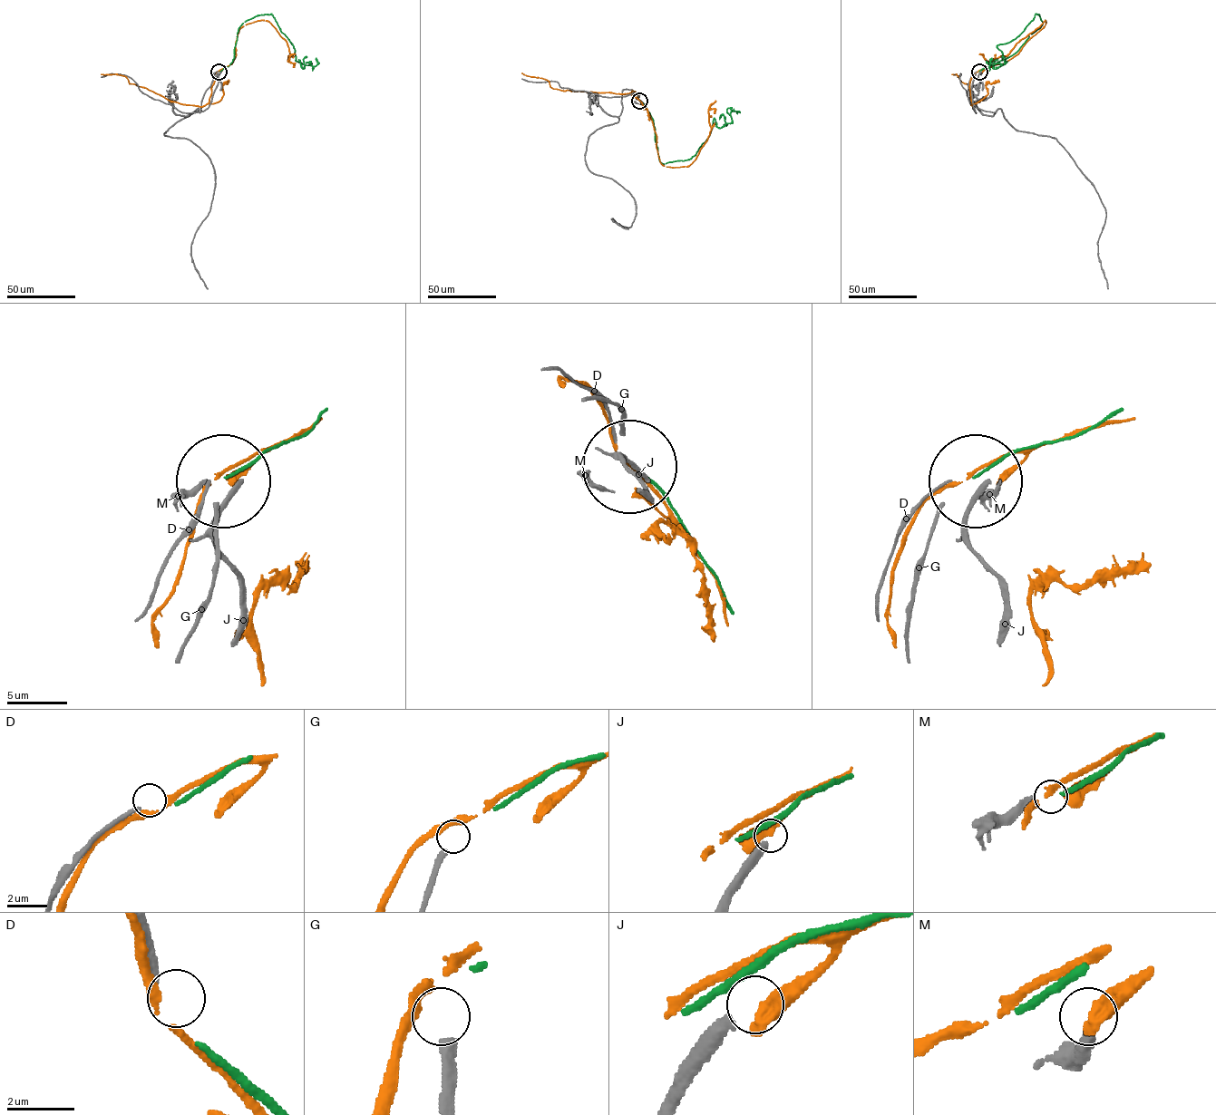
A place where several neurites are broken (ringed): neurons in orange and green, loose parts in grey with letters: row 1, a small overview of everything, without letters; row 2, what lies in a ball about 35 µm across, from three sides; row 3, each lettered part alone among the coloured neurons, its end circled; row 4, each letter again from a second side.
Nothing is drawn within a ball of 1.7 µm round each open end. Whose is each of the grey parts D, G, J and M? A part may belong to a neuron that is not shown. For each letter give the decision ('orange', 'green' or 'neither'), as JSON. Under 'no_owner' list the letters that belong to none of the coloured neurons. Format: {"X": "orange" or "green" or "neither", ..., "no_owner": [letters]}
{"D": "neither", "G": "neither", "J": "neither", "M": "orange", "no_owner": ["D", "G", "J"]}

